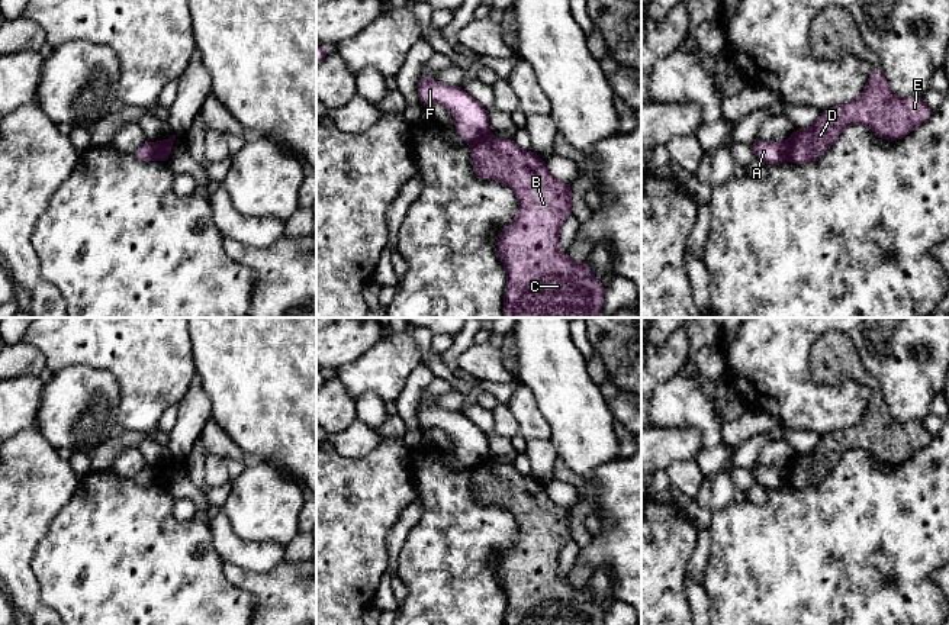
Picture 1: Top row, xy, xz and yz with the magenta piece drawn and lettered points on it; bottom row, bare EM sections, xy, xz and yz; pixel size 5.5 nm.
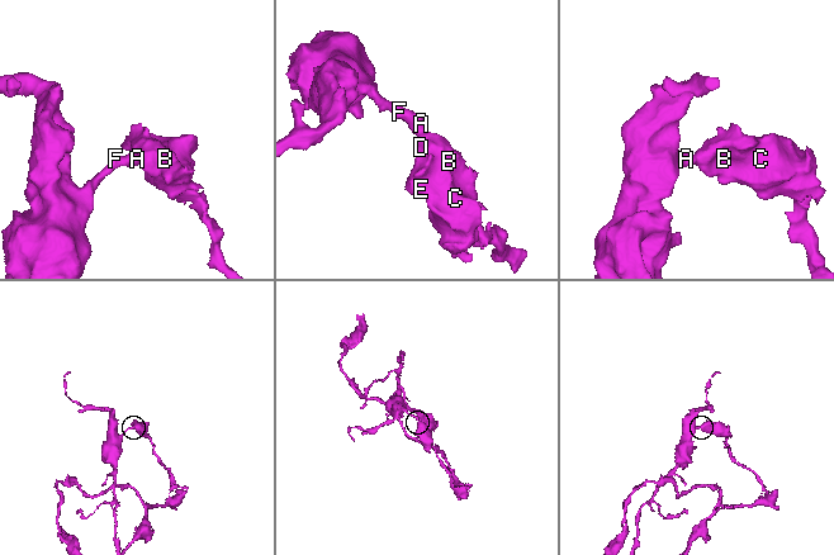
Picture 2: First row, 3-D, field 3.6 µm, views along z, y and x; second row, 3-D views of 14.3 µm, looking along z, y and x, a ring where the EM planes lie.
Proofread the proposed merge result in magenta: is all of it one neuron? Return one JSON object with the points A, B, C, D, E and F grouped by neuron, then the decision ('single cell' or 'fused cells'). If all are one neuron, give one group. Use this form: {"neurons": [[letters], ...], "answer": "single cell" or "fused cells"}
{"neurons": [["A", "F"], ["B", "C", "D", "E"]], "answer": "fused cells"}

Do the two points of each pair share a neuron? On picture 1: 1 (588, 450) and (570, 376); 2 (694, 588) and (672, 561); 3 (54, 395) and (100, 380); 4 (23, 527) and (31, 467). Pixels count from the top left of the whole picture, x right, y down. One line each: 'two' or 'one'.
1: one
2: two
3: one
4: one

